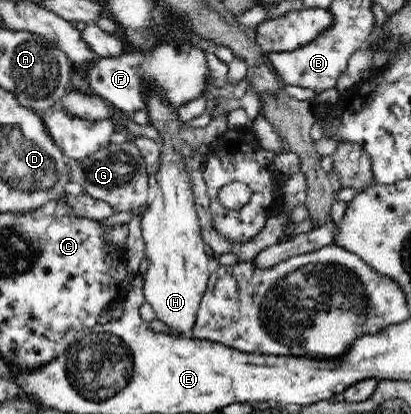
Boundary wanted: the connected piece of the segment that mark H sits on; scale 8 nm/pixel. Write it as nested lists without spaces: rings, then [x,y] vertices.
[[[152,91],[148,102],[148,121],[162,136],[159,154],[159,168],[153,176],[153,201],[141,215],[141,232],[146,245],[148,269],[143,277],[145,302],[154,309],[158,320],[171,328],[174,335],[192,335],[197,310],[207,289],[212,271],[206,246],[202,240],[200,220],[194,205],[194,193],[189,172],[200,158],[194,155],[196,149],[213,144],[228,130],[226,112],[211,120],[208,127],[187,127],[160,91]]]

